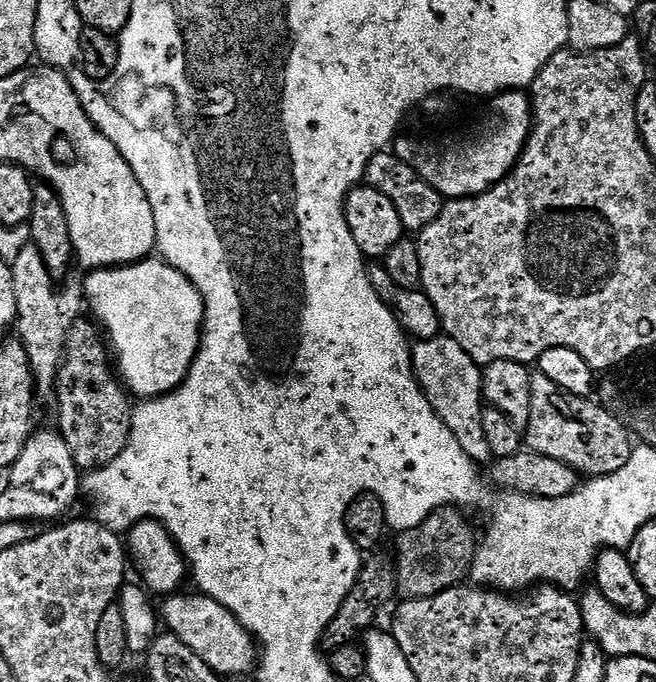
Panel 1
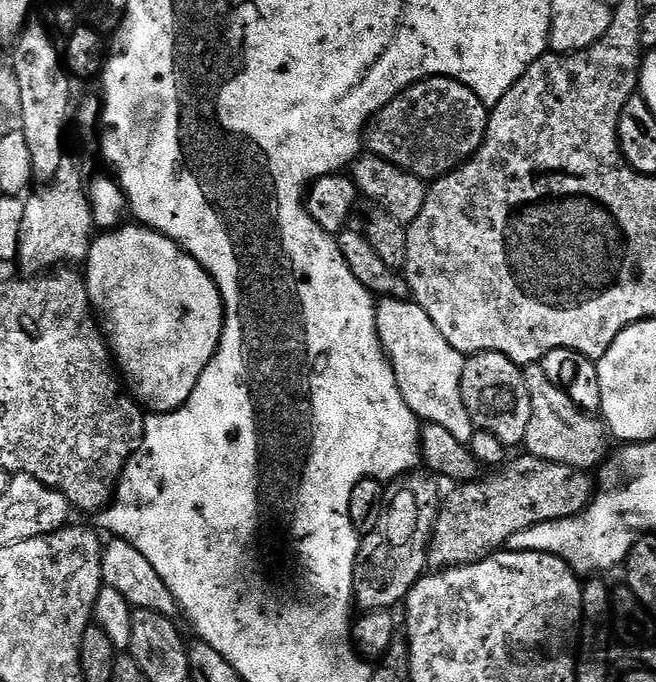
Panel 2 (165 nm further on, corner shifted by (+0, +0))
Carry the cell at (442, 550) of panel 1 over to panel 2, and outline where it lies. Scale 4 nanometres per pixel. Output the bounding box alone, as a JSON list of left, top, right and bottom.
[428,454,594,569]

